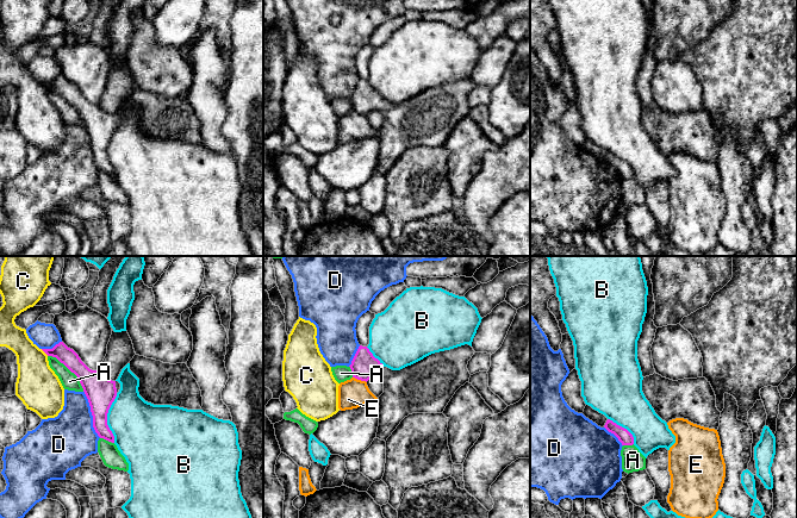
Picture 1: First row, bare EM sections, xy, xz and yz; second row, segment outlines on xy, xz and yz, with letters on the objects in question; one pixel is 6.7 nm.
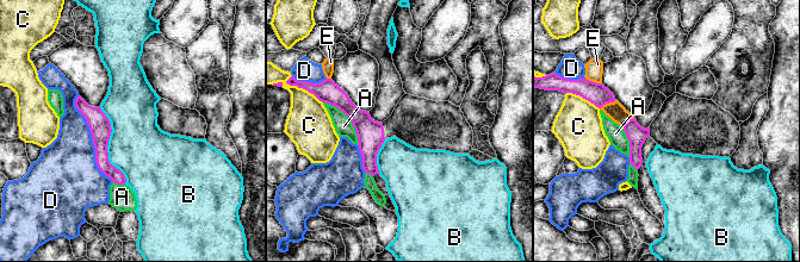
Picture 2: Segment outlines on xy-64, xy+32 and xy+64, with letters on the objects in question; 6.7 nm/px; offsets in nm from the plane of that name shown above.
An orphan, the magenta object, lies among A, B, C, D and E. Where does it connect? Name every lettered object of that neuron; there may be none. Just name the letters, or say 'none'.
none

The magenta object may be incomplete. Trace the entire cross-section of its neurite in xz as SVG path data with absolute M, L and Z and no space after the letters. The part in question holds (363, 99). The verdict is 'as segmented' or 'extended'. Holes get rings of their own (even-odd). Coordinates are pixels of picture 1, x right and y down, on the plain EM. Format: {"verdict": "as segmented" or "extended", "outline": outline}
{"verdict": "extended", "outline": "M465 77L392 104L375 92L367 80L360 79L349 99L353 111L367 116L378 110L384 116L375 171L386 175L409 148L443 146L455 125L469 114L467 98L474 86L471 79Z"}

